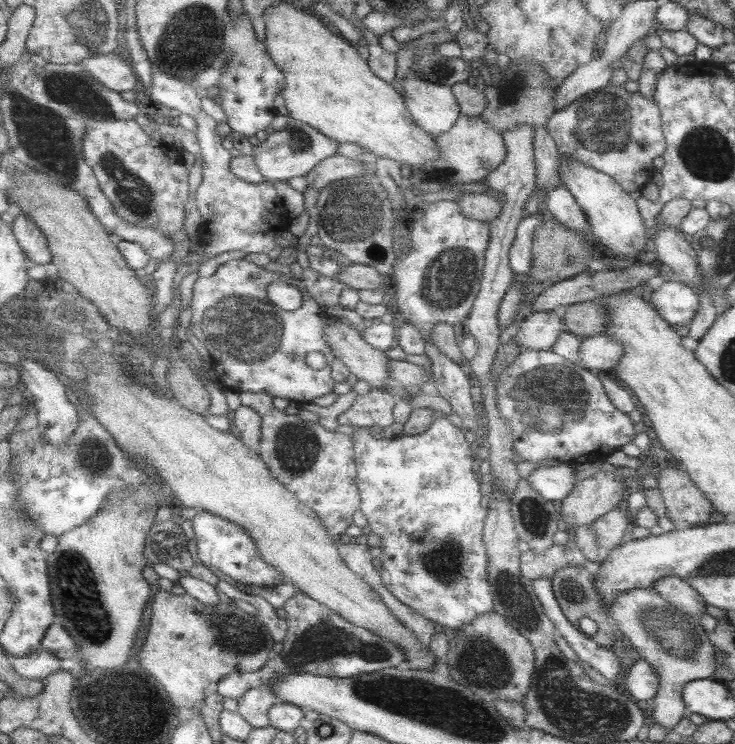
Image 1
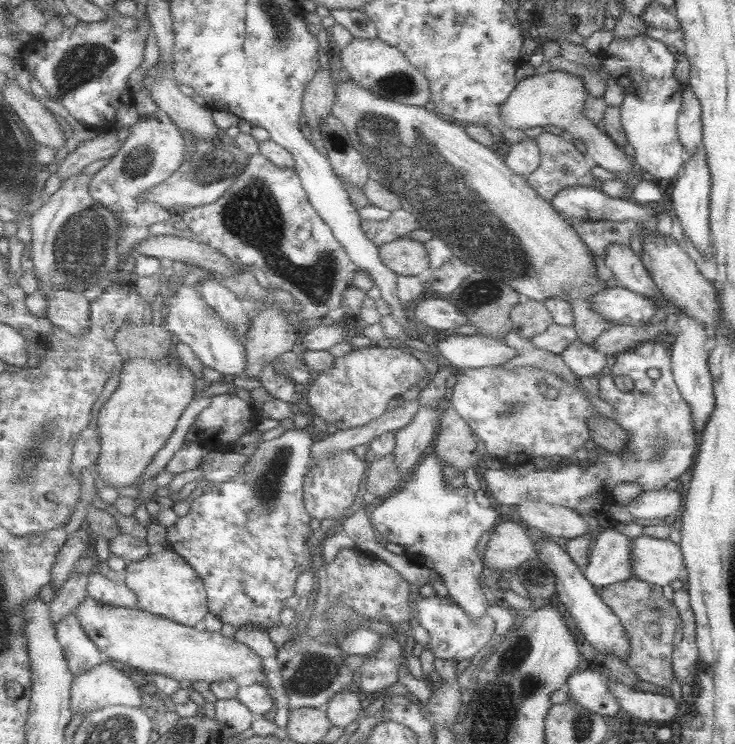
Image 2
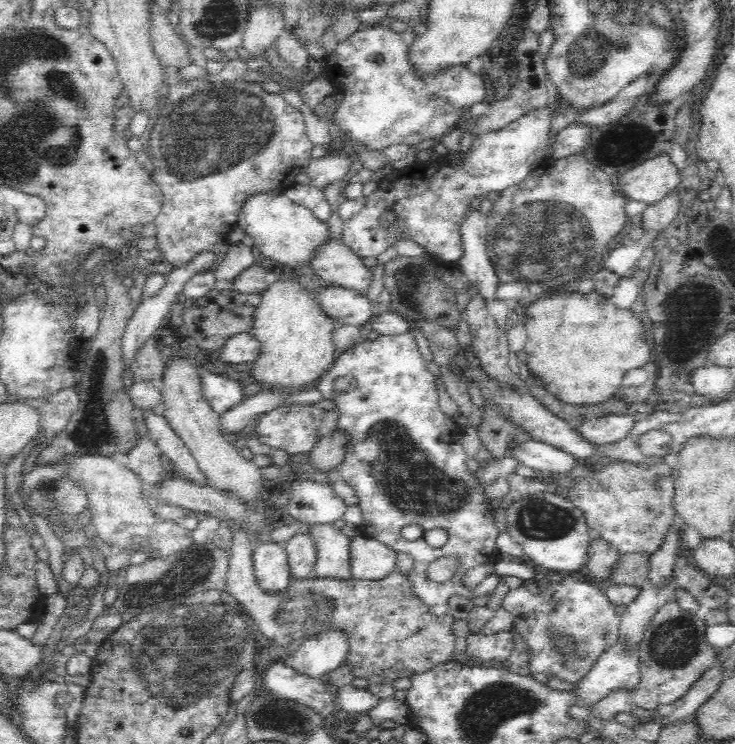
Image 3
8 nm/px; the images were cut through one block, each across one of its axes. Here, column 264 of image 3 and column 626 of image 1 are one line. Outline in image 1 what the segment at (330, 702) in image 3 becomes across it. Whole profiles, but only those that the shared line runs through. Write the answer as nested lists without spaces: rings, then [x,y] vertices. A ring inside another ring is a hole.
[[[637,660],[633,668],[625,674],[625,688],[633,700],[651,700],[659,692],[659,674],[647,660]]]

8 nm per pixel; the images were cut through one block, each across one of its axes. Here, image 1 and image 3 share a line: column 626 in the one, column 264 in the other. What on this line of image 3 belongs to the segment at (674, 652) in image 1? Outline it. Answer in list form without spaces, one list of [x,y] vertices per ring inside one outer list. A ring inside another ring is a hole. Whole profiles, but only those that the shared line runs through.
[[[234,528],[232,530],[232,540],[230,540],[230,566],[228,566],[228,590],[234,594],[234,598],[246,608],[246,612],[254,618],[260,634],[268,638],[272,644],[282,644],[286,648],[294,648],[304,640],[304,636],[312,636],[326,626],[346,626],[348,636],[350,636],[350,656],[348,660],[352,662],[352,668],[356,670],[356,678],[366,678],[368,682],[374,684],[392,684],[398,678],[410,678],[414,674],[424,672],[426,668],[434,666],[436,662],[456,662],[462,666],[480,666],[482,658],[476,658],[470,652],[456,652],[456,636],[452,634],[452,624],[454,616],[450,614],[434,614],[432,608],[428,608],[424,602],[418,600],[410,586],[410,576],[404,576],[400,570],[390,574],[390,578],[384,580],[328,580],[328,578],[316,578],[316,580],[294,580],[290,586],[290,592],[284,596],[270,596],[264,592],[256,580],[256,570],[254,570],[254,546],[250,542],[250,532],[244,528]]]

